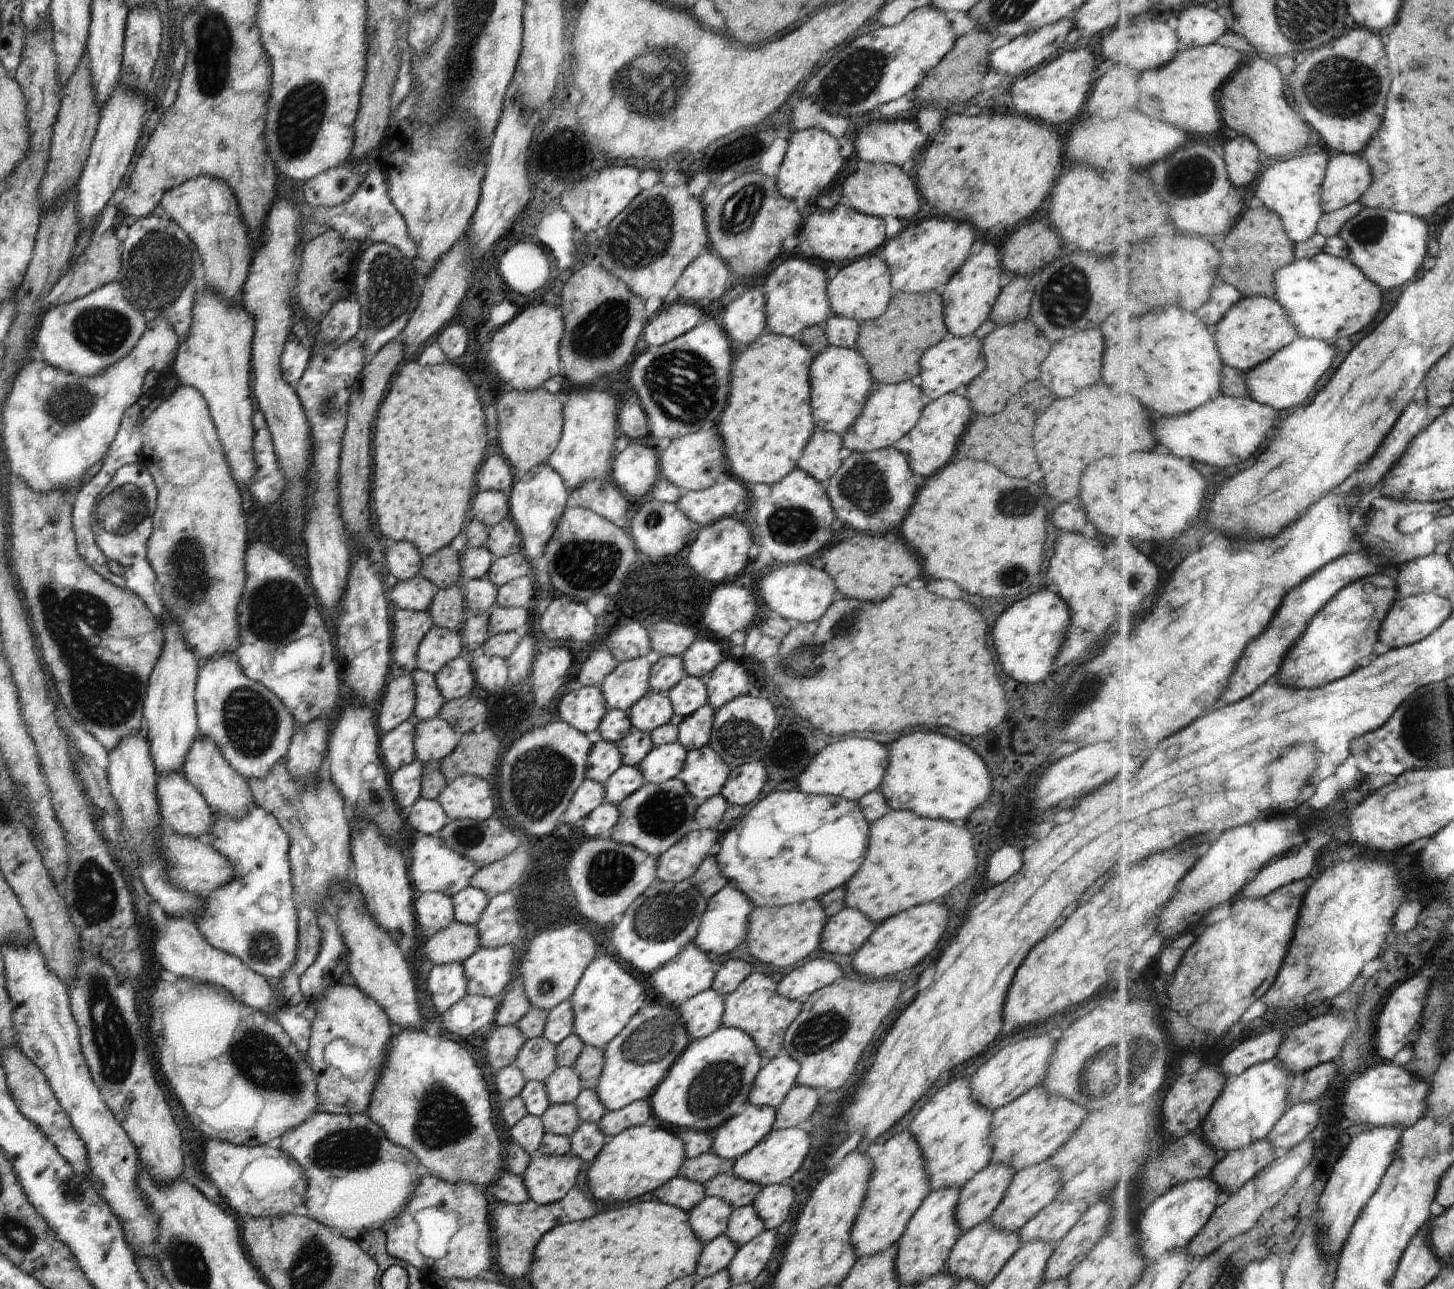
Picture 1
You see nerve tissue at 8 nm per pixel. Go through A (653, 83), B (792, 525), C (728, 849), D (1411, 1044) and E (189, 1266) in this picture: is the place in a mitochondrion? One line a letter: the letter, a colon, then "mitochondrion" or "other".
A: mitochondrion
B: mitochondrion
C: other
D: other
E: mitochondrion

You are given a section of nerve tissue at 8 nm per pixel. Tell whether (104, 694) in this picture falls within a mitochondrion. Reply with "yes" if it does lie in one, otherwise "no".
yes

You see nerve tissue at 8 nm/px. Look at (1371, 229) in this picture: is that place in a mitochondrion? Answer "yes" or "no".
yes

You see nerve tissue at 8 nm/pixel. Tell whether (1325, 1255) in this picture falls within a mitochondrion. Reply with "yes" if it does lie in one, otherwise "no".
no

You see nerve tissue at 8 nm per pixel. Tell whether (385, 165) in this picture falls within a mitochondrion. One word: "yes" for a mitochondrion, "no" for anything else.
no

